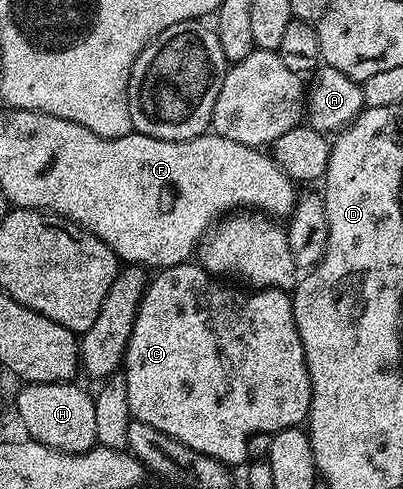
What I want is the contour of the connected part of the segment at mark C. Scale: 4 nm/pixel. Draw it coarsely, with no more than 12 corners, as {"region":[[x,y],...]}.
{"region":[[148,280],[129,414],[226,465],[309,418],[289,291]]}

